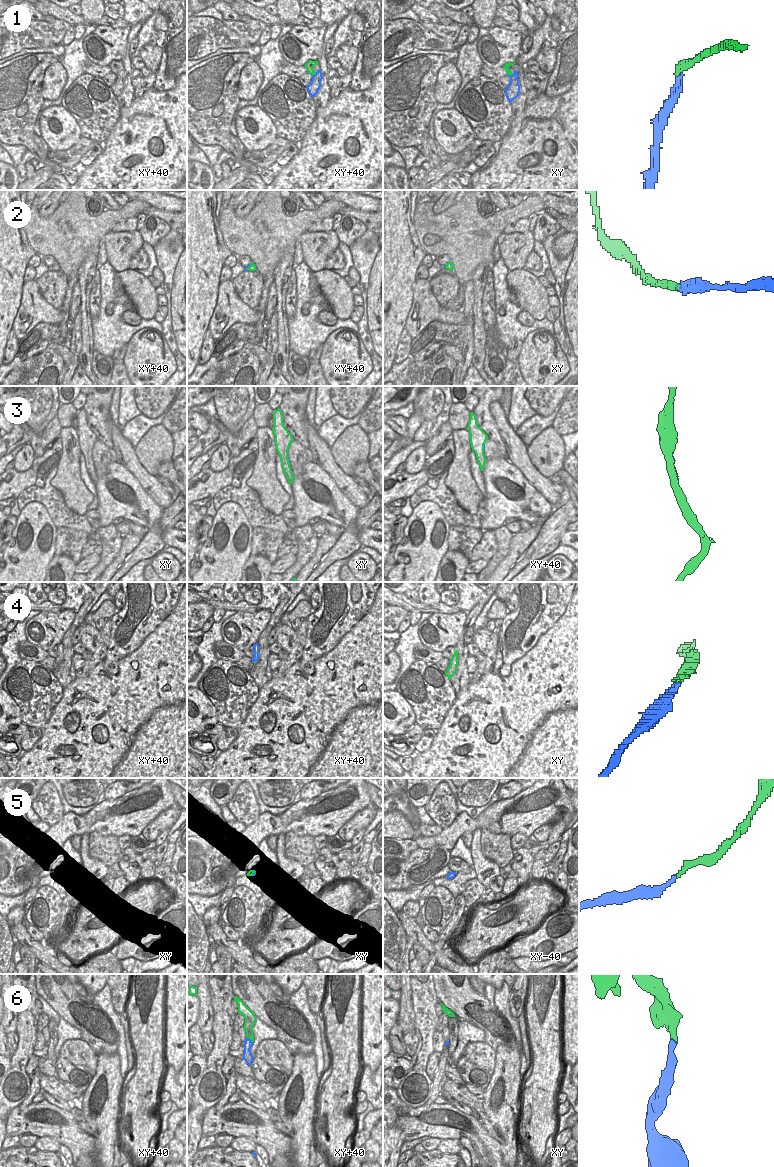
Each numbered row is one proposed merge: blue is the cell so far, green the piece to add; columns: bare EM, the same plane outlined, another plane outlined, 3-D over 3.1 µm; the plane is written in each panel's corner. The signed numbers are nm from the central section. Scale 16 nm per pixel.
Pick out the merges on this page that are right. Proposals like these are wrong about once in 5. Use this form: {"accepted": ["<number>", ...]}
{"accepted": ["2", "3", "4", "5"]}

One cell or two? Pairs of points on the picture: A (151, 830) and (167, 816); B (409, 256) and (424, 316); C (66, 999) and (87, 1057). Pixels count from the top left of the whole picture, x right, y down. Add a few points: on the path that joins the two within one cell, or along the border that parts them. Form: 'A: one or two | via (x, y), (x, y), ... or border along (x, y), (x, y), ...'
A: one | via (155, 827), (163, 820)
B: two | border along (416, 280), (413, 285), (413, 300), (411, 304)
C: two | border along (80, 1039), (84, 1040), (97, 1055)

